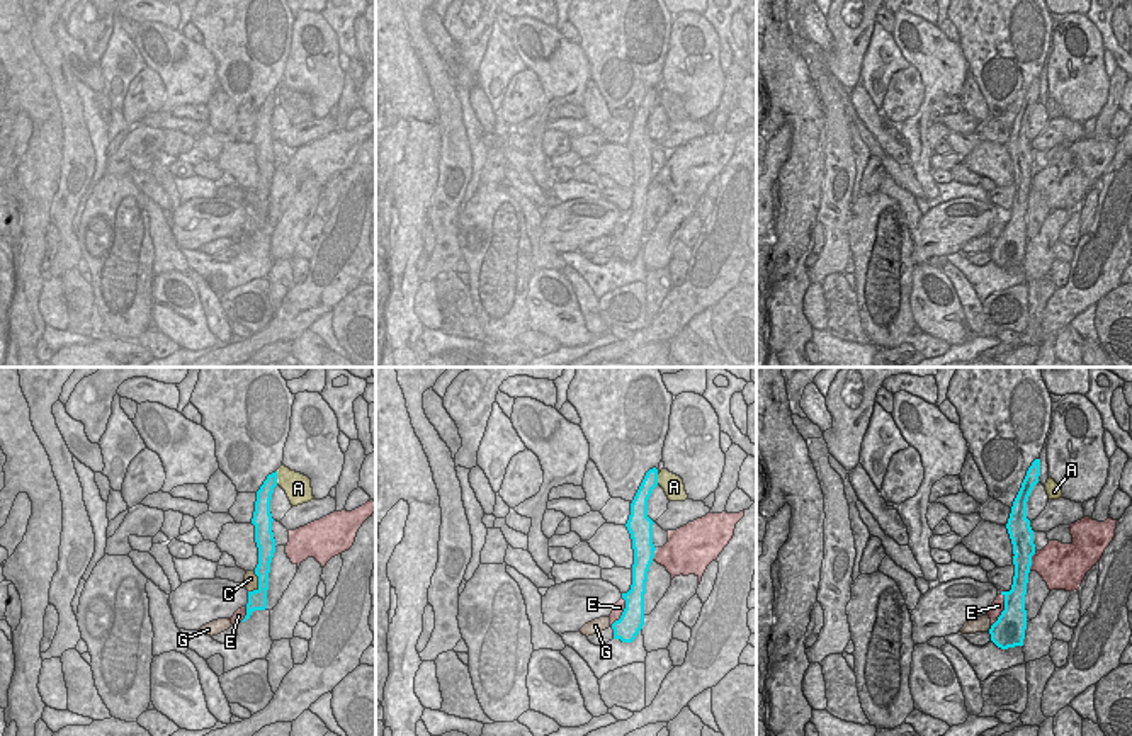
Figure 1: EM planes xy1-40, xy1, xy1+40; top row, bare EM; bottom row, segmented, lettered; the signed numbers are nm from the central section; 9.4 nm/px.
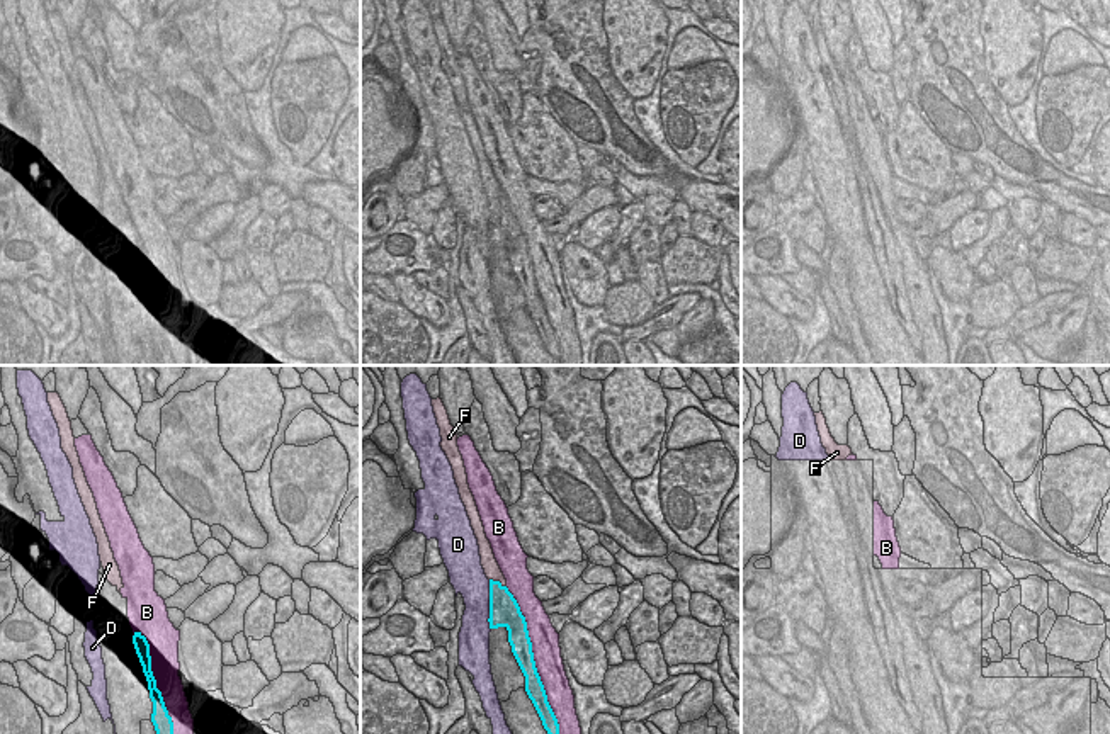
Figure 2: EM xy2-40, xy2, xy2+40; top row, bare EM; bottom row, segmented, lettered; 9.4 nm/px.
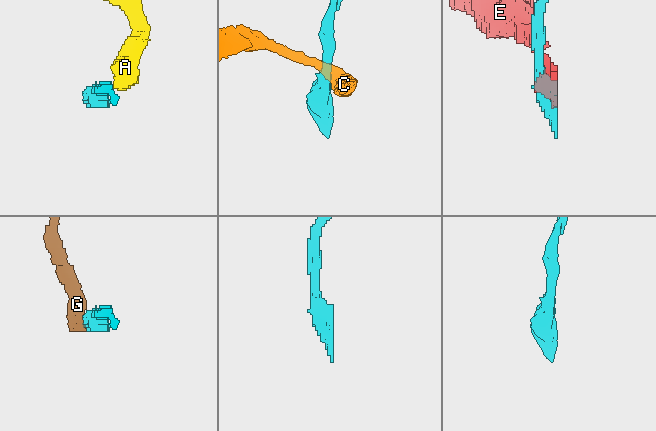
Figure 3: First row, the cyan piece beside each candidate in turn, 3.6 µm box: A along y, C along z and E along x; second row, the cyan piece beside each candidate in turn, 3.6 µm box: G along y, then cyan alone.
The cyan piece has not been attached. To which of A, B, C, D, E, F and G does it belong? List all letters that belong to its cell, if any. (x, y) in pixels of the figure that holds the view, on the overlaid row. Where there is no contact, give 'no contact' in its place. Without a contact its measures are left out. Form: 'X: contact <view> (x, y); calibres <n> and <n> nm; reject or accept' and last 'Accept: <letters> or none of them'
A: contact xy1-40 (276, 478); calibres 160 and 260 nm; reject
B: contact xy2 (532, 660); calibres 200 and 260 nm; reject
C: contact xy1-40 (259, 583); calibres 190 and 130 nm; reject
D: contact xy2 (490, 605); calibres 280 and 300 nm; reject
E: contact xy1+40 (1005, 609); calibres 320 and 130 nm; reject
F: contact xy2 (498, 581); calibres 280 and 160 nm; accept
G: contact xy1+40 (991, 628); calibres 320 and 160 nm; reject
Accept: F

